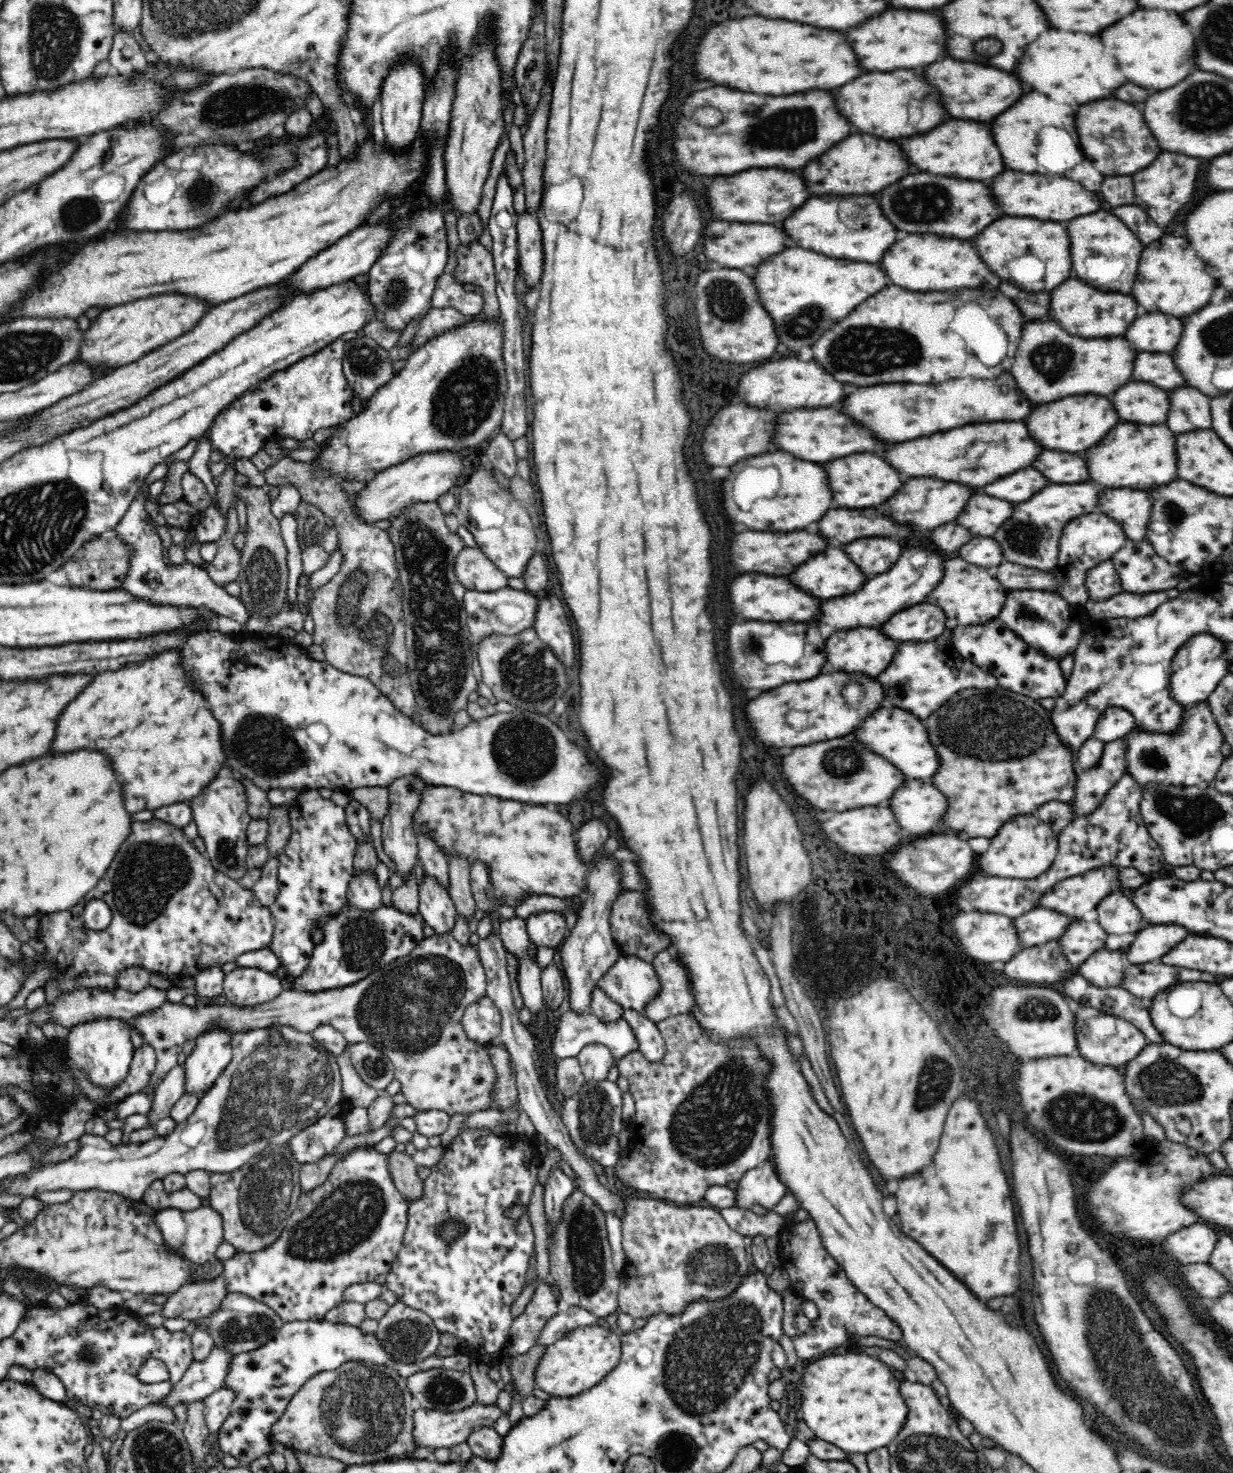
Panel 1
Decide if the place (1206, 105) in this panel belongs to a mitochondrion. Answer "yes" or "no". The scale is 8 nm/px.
yes

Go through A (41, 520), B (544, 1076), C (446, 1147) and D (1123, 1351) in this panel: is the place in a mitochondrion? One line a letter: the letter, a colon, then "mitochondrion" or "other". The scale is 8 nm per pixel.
A: mitochondrion
B: other
C: other
D: mitochondrion

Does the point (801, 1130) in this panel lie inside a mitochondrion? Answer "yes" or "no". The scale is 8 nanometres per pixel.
no

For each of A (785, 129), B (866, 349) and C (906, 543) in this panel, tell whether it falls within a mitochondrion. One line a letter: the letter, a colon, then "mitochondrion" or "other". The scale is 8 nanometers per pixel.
A: mitochondrion
B: mitochondrion
C: other

